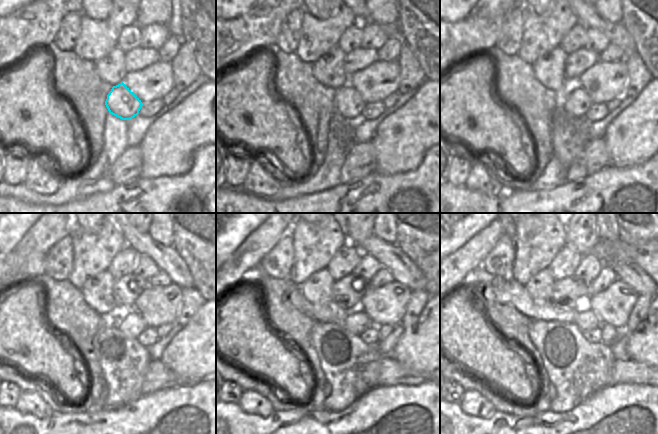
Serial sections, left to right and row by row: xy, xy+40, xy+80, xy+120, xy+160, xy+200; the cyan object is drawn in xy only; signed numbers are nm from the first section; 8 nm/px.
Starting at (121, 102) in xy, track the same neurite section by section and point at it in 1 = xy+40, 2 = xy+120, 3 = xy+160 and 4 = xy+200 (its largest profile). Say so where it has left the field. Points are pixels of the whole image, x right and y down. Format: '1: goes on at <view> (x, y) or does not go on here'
1: goes on at xy+40 (347, 102)
2: goes on at xy+120 (132, 325)
3: goes on at xy+160 (357, 323)
4: goes on at xy+200 (586, 320)

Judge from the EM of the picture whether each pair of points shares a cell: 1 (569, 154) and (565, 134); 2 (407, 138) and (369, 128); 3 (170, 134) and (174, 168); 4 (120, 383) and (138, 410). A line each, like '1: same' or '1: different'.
1: same
2: different
3: same
4: different

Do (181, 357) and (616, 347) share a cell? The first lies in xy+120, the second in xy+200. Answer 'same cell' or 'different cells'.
different cells

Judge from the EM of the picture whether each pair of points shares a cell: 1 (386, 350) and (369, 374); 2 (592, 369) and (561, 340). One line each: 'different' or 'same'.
1: different
2: same

